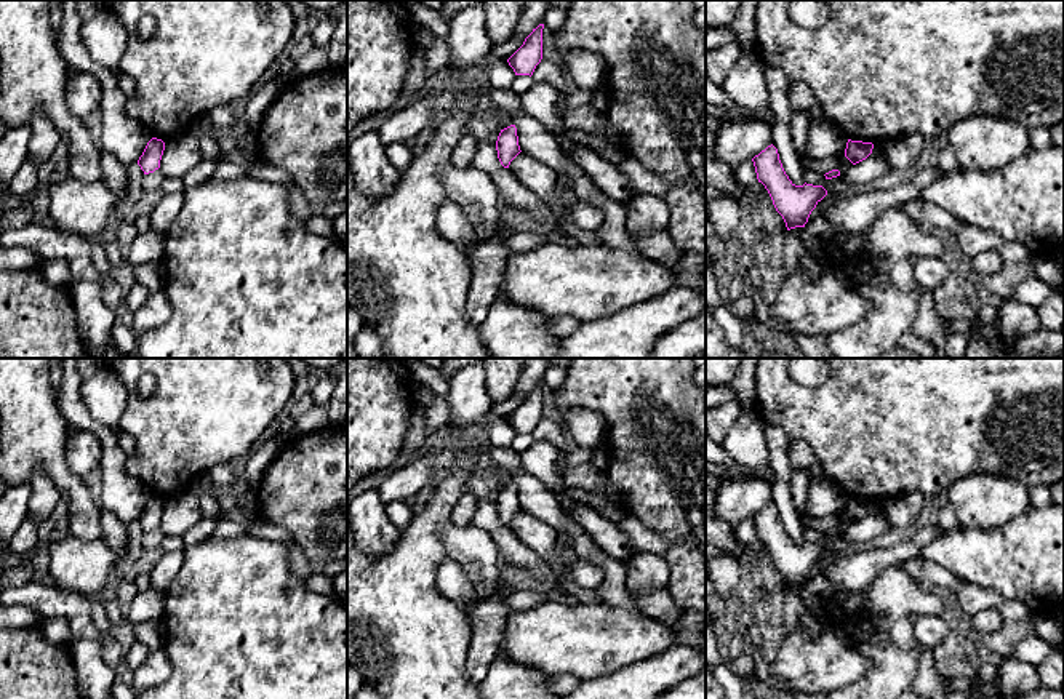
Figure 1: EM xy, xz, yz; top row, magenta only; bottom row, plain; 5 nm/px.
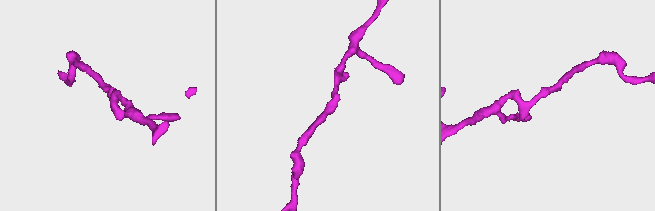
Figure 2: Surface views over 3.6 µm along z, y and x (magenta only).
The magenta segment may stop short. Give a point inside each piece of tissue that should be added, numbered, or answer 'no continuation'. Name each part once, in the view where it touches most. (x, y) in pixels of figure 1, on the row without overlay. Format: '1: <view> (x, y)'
no continuation

